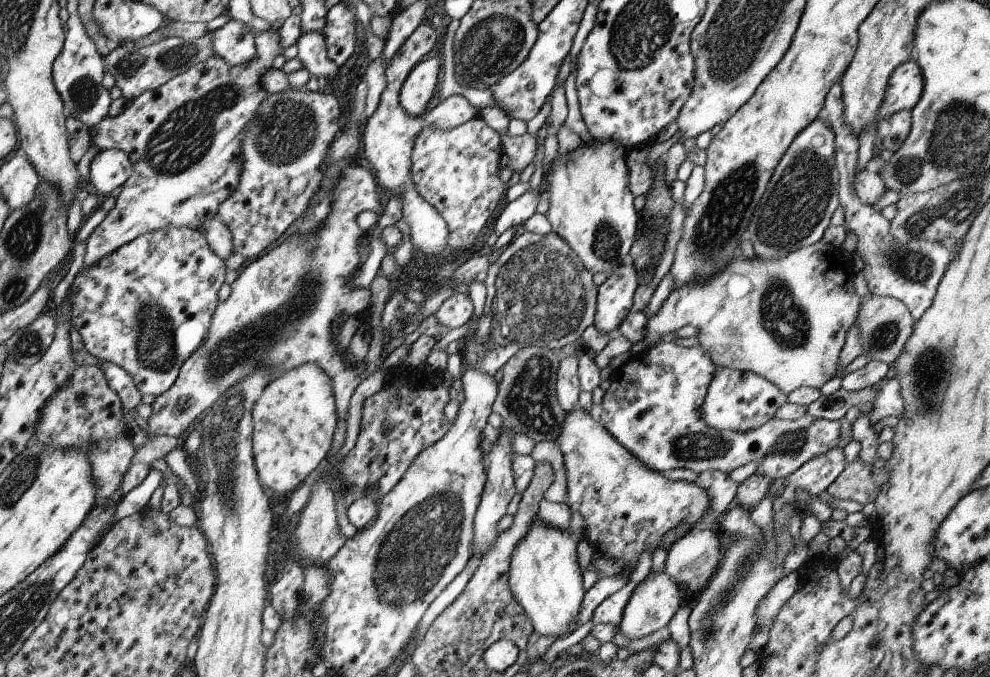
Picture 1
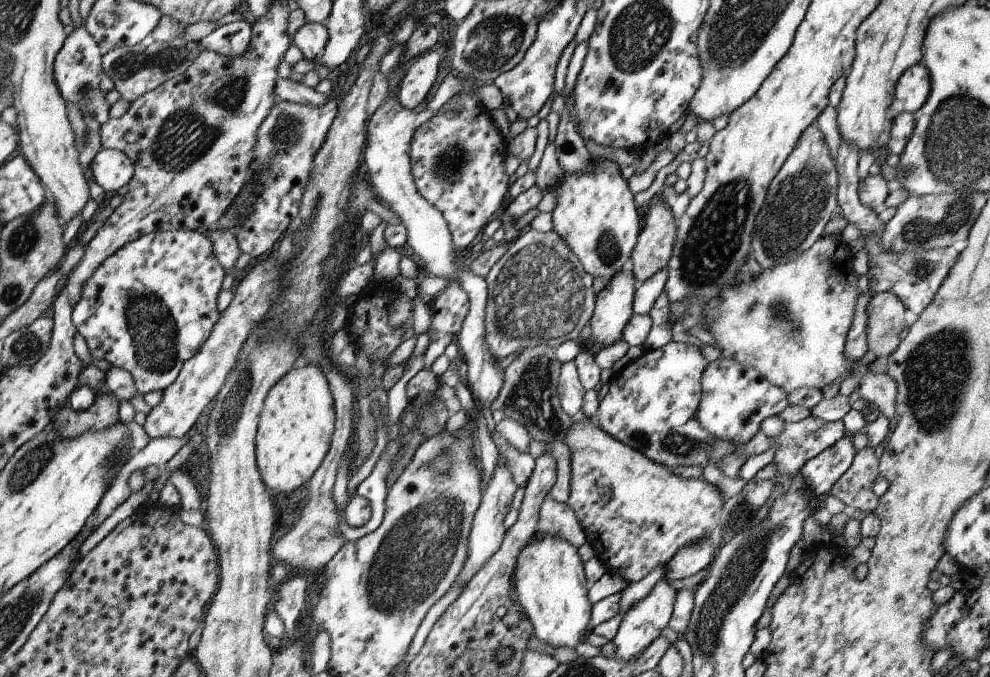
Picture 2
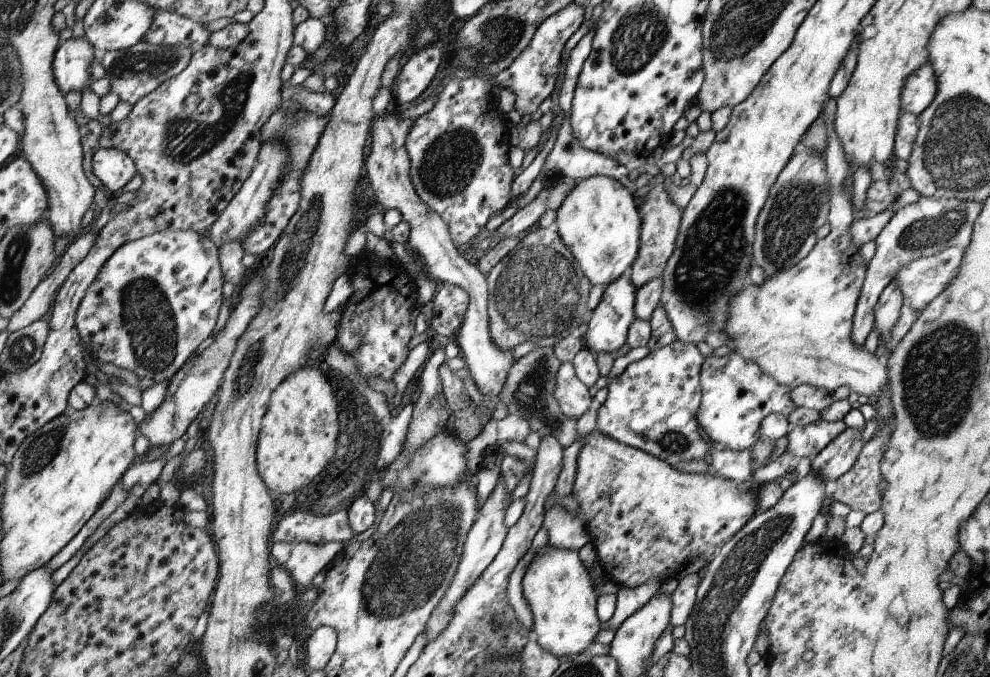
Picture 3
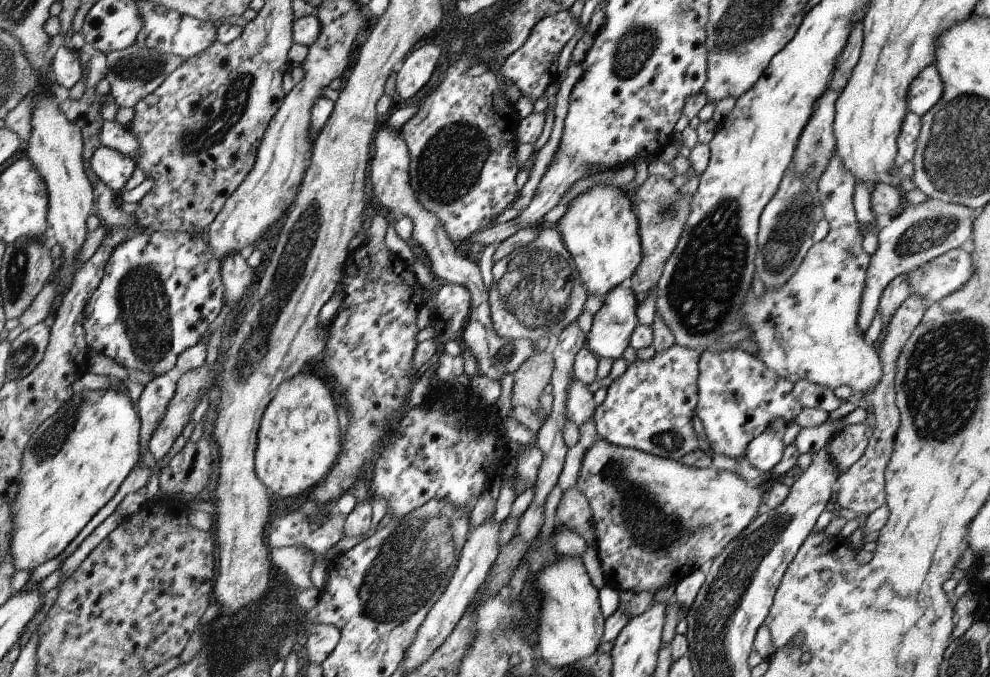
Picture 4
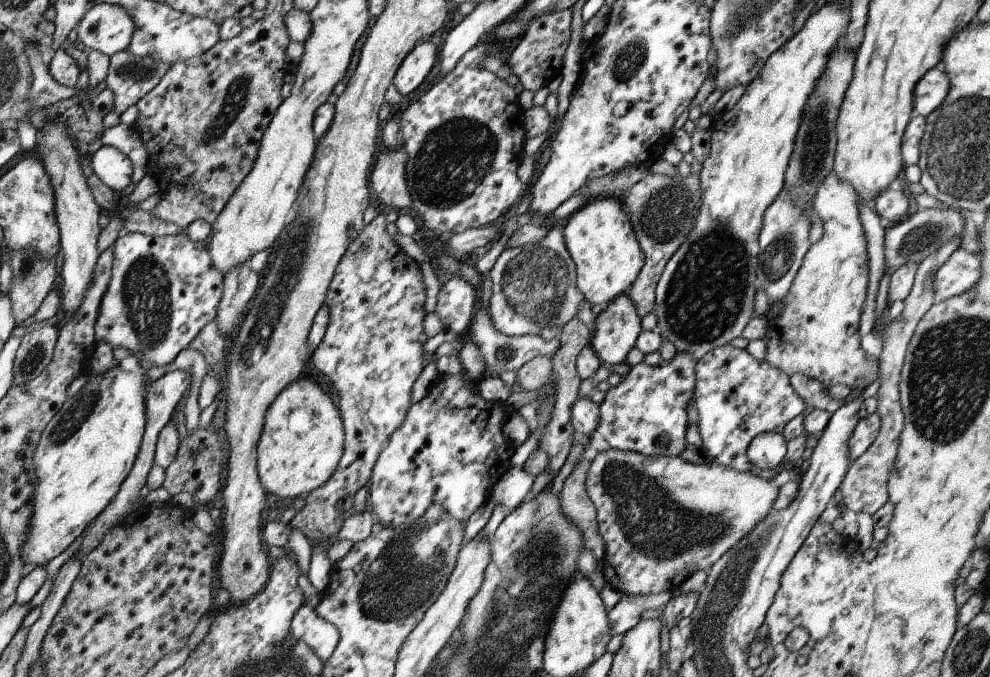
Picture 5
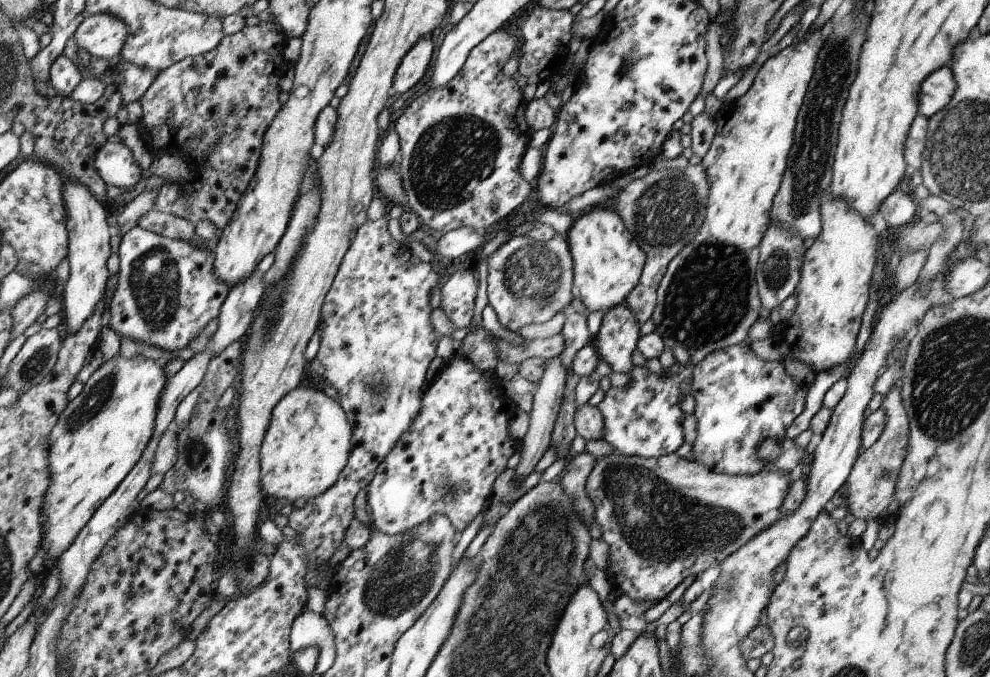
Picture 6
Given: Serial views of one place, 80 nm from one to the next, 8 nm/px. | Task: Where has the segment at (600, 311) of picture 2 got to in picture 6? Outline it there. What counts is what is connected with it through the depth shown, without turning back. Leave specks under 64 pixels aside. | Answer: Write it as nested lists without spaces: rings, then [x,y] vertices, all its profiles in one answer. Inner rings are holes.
[[[618,304],[604,313],[600,331],[593,345],[600,360],[605,360],[613,372],[630,375],[634,368],[632,356],[637,348],[641,326],[626,304]]]

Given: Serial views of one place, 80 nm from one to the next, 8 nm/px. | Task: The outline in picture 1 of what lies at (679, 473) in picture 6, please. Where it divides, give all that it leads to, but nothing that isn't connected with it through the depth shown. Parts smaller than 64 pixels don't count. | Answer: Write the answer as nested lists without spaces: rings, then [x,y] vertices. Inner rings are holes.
[[[582,407],[571,408],[563,418],[563,425],[556,440],[559,446],[560,452],[562,453],[564,472],[567,484],[568,502],[567,504],[571,507],[572,511],[578,511],[584,517],[585,522],[585,540],[589,542],[598,555],[612,555],[617,559],[626,561],[634,570],[638,562],[640,554],[646,550],[650,549],[653,554],[653,550],[656,547],[661,547],[664,543],[665,536],[673,531],[673,528],[680,527],[682,523],[688,523],[691,528],[696,528],[697,522],[705,515],[706,510],[709,507],[709,496],[706,494],[705,490],[702,490],[695,482],[689,483],[688,481],[672,481],[669,480],[667,474],[658,472],[657,470],[651,469],[646,466],[644,462],[636,458],[633,453],[631,453],[625,445],[622,445],[601,423],[601,421],[594,420],[590,411],[583,409]]]

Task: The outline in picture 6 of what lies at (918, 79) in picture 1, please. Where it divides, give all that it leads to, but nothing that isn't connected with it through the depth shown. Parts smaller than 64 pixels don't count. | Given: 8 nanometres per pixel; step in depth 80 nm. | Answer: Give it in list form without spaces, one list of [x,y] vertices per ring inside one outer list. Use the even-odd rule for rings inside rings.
[[[944,66],[936,72],[932,72],[926,82],[920,86],[920,98],[918,98],[918,112],[930,119],[936,112],[946,108],[950,104],[954,92],[956,92],[956,80],[950,66]]]

